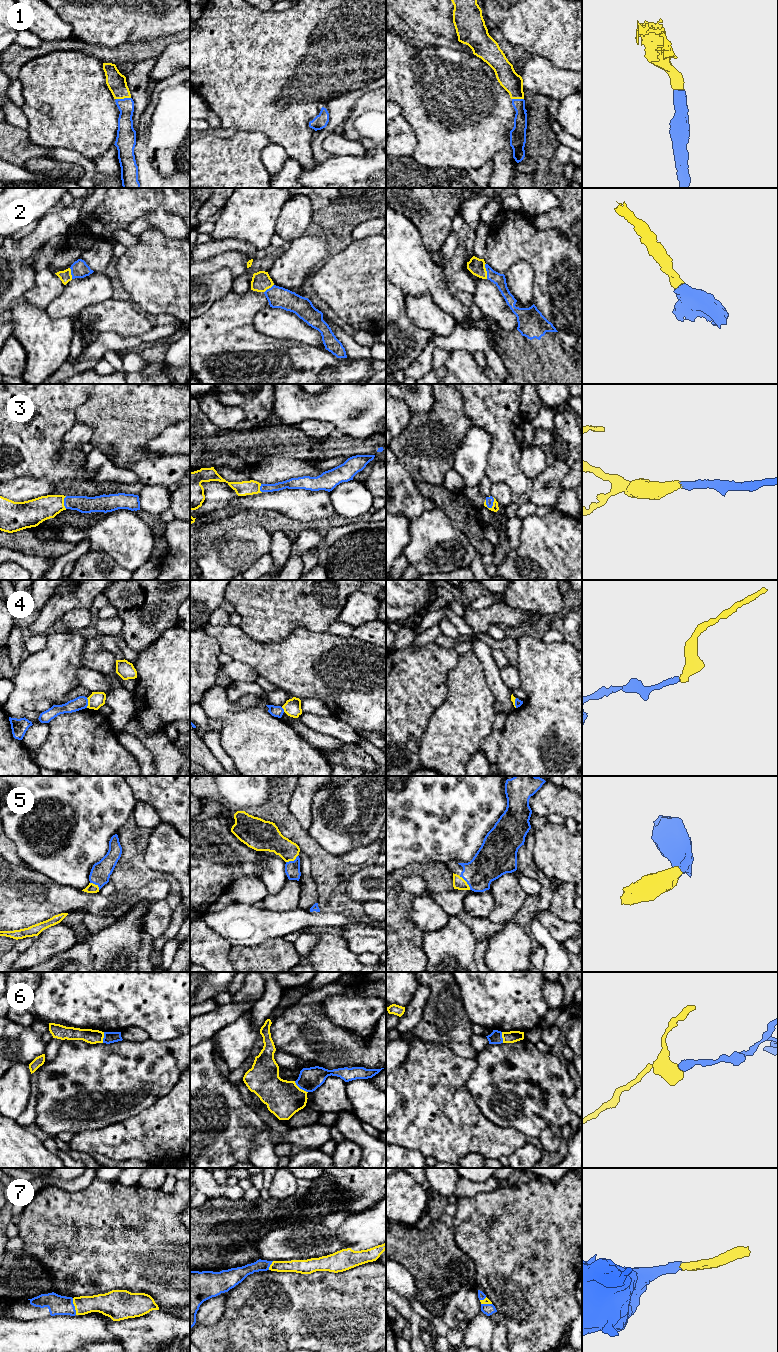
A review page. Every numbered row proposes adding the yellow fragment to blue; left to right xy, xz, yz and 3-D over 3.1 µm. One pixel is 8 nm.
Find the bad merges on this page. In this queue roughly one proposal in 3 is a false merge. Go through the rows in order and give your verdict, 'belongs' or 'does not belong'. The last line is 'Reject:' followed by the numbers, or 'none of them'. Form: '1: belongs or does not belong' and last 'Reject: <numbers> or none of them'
1: belongs
2: belongs
3: belongs
4: belongs
5: belongs
6: does not belong
7: belongs
Reject: 6

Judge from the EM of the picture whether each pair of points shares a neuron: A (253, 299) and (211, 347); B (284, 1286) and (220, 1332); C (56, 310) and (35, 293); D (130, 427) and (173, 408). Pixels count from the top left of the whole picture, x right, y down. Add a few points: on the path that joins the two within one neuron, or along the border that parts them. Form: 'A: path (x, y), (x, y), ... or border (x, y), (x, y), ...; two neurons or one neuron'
A: path (241, 311), (228, 324), (223, 335); one neuron
B: path (268, 1290), (265, 1290), (236, 1318); one neuron
C: border (64, 285), (64, 289), (44, 309); two neurons
D: path (141, 416), (149, 408), (162, 408); one neuron

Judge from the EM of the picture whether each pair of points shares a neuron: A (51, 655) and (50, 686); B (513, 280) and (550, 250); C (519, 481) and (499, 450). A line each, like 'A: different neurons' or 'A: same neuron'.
A: same neuron
B: different neurons
C: same neuron

